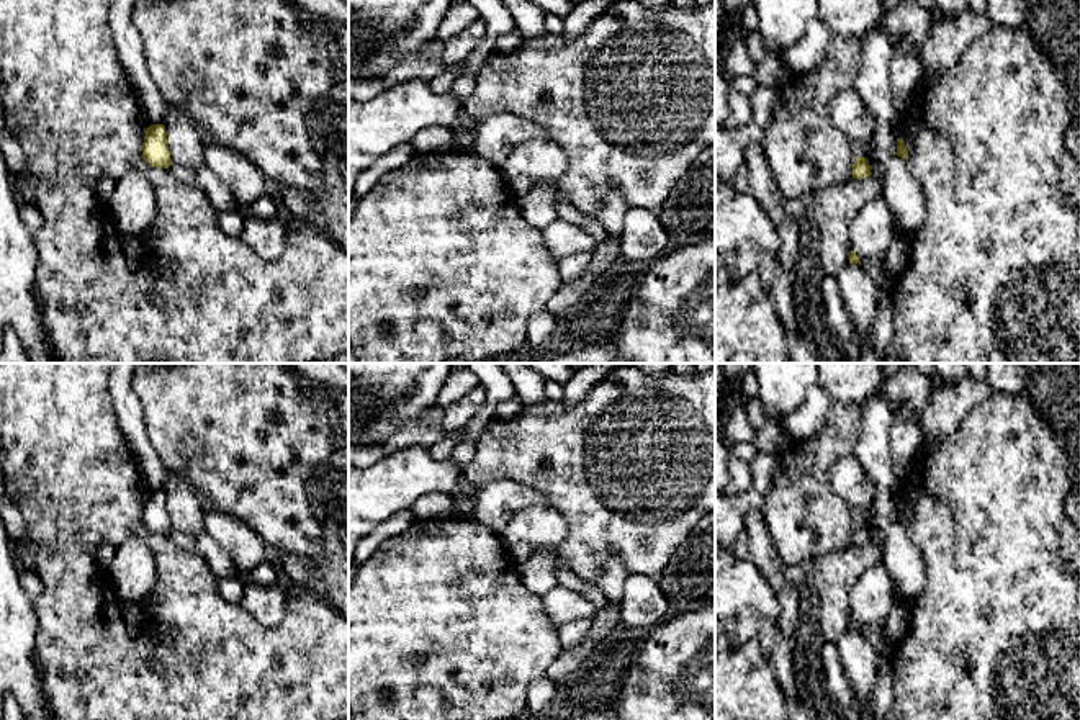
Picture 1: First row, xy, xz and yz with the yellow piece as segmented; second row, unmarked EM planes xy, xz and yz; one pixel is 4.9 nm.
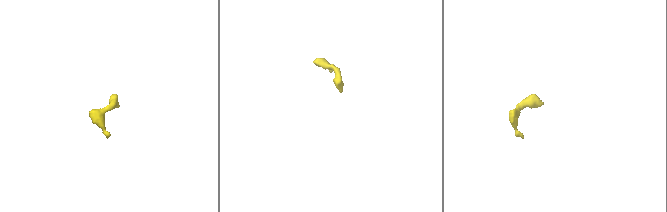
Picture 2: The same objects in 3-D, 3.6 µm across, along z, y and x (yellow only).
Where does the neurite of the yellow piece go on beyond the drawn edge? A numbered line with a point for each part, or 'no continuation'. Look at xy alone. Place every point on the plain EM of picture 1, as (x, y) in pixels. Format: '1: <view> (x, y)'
1: xy (128, 408)

